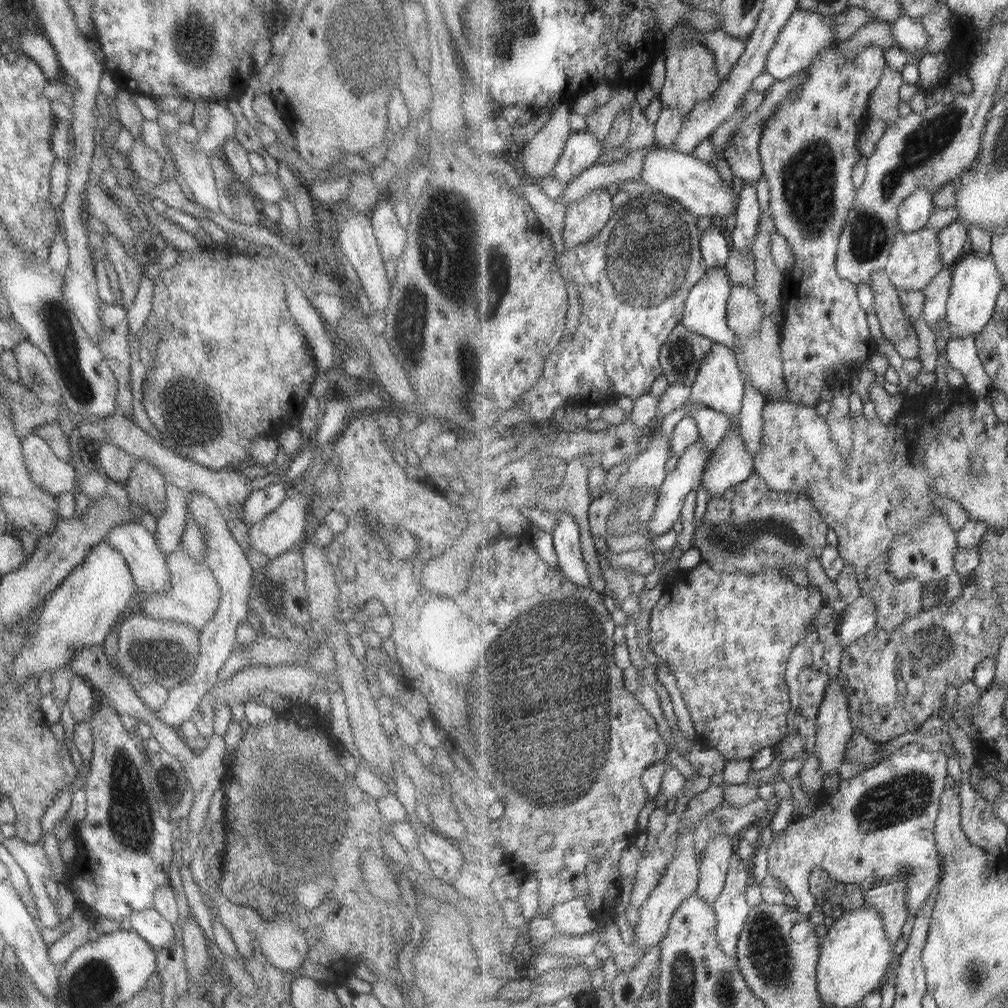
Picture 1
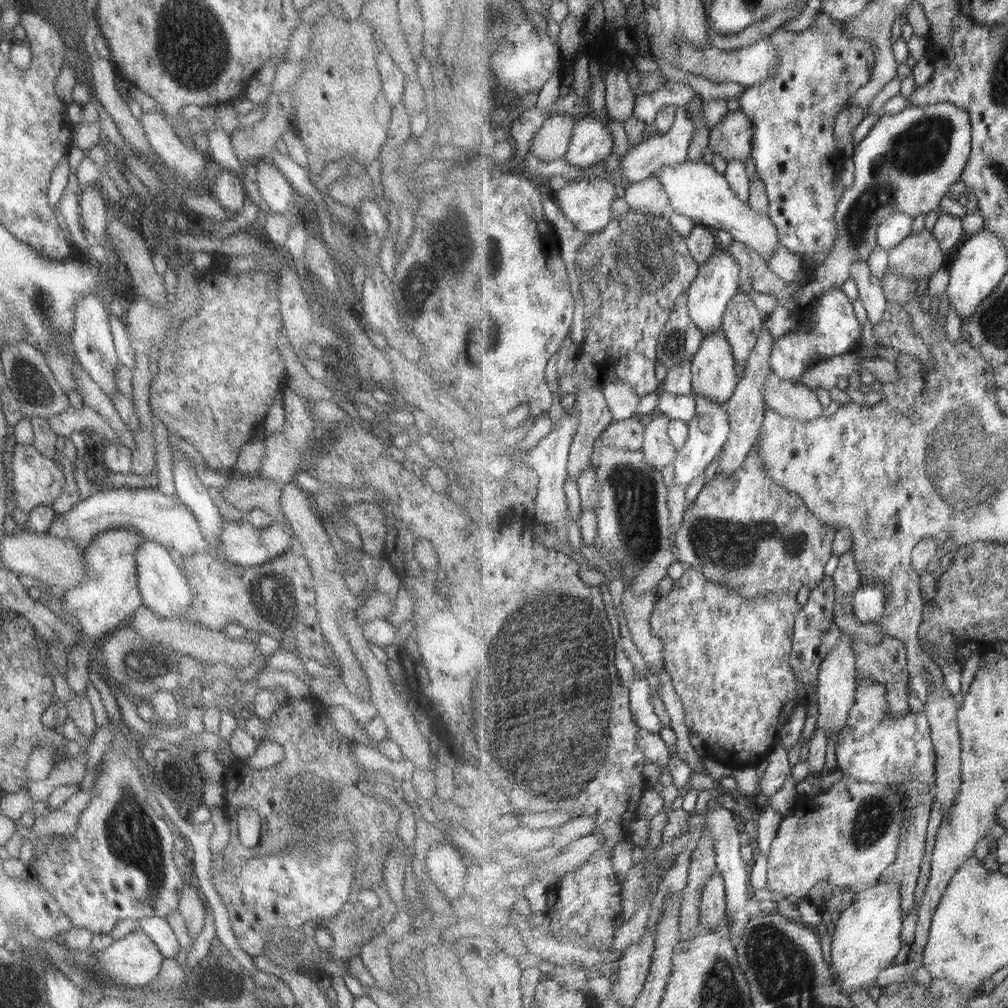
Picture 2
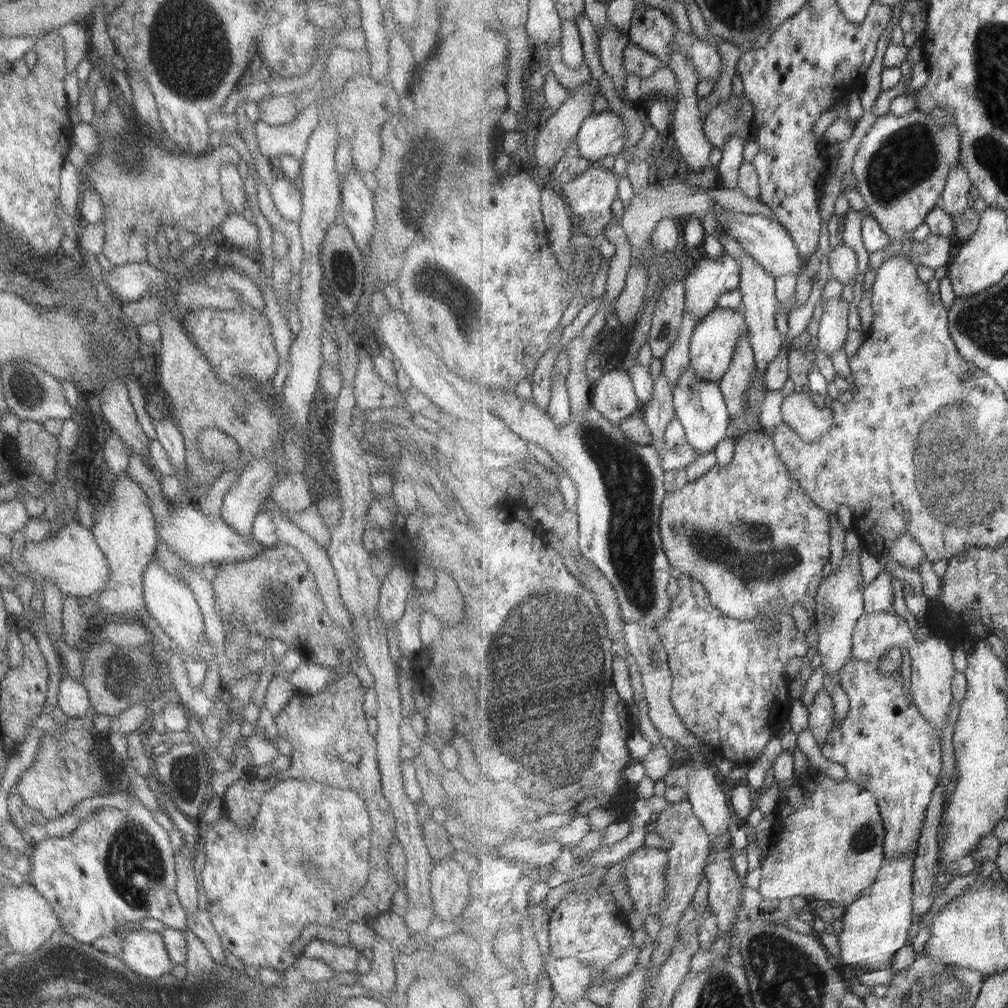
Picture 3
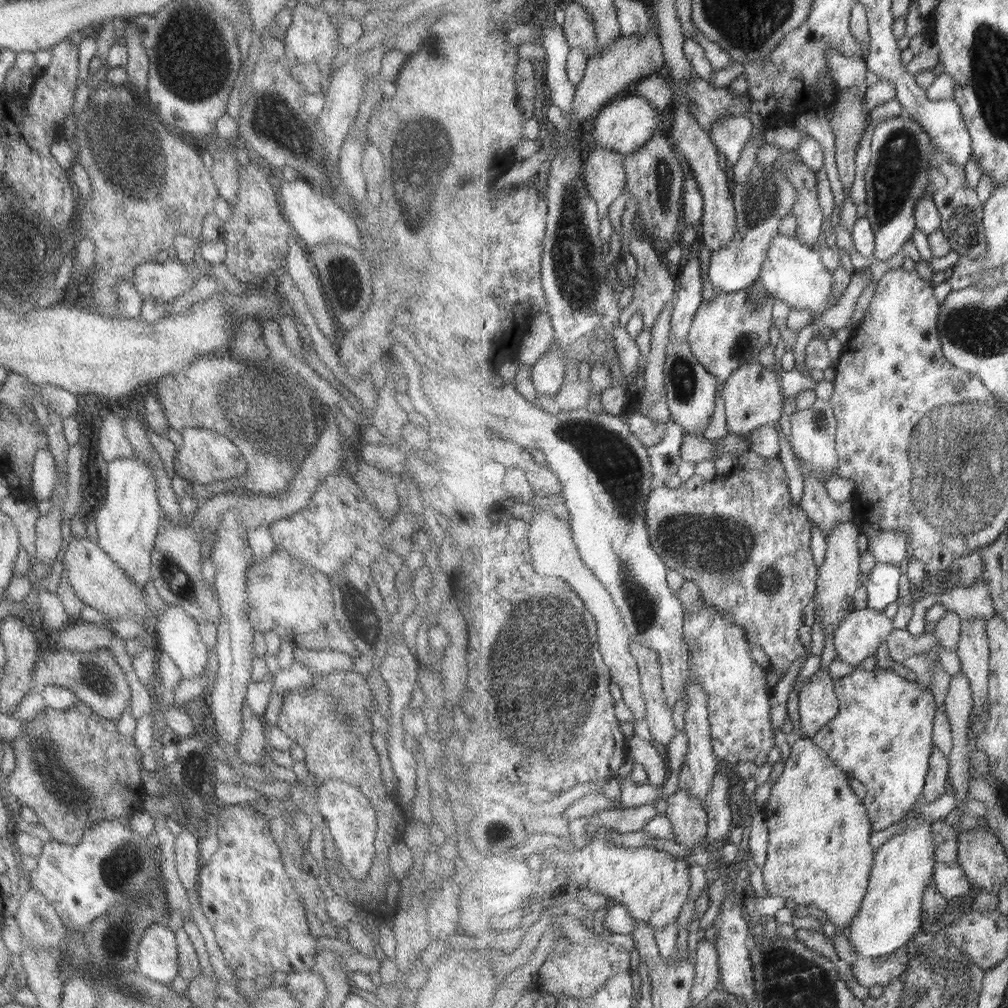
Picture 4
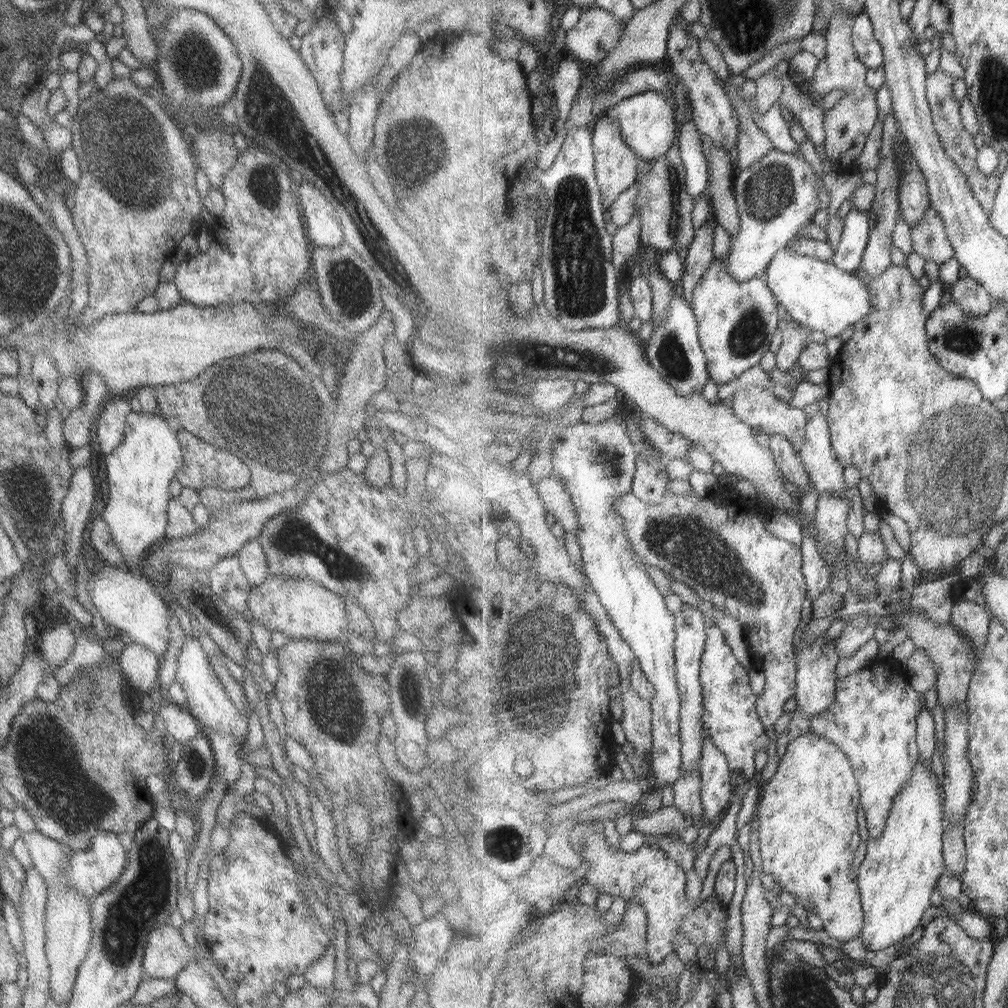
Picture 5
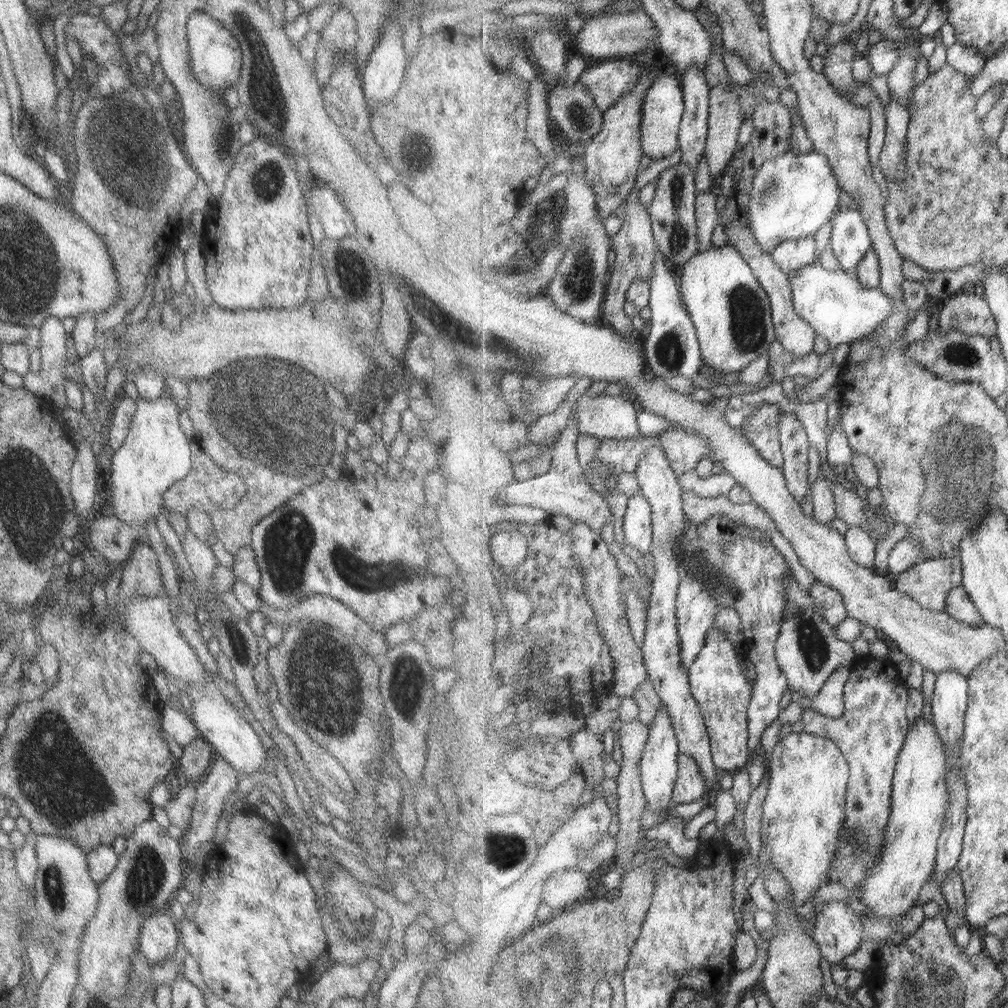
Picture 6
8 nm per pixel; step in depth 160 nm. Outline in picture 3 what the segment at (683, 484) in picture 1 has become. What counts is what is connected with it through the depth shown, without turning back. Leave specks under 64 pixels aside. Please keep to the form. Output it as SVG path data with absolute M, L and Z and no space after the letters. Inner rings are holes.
M691 364L682 372L673 388L676 418L685 427L688 444L697 452L697 457L713 452L717 442L726 437L730 417L720 383L703 380Z

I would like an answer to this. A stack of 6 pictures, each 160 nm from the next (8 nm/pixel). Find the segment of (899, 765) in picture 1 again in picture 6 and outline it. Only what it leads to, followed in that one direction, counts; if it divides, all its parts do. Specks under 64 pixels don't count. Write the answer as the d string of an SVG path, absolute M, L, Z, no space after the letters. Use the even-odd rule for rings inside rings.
M805 731L800 733L790 732L773 747L772 755L769 758L769 774L770 789L764 804L761 830L762 840L770 846L774 868L781 871L790 882L791 888L794 890L794 900L802 904L809 894L813 894L817 888L821 888L821 886L827 884L830 880L830 866L836 855L839 839L843 839L841 830L843 830L843 822L845 822L845 805L850 779L850 764L842 753L842 750L832 740L815 736ZM833 900L823 903L812 934L829 964L841 965L847 956L859 950L866 932L862 920L863 916L855 913L845 902Z

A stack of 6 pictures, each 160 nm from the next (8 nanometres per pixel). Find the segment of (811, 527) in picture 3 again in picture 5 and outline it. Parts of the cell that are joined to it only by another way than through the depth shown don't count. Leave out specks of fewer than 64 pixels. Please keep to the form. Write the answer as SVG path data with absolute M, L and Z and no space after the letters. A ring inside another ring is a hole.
M693 491L691 495L685 496L668 492L660 502L645 502L631 492L624 494L614 504L614 510L624 518L624 530L633 551L641 557L641 561L669 573L676 581L693 589L703 604L715 604L744 626L745 636L747 640L751 640L753 650L762 662L766 685L763 694L758 697L758 713L763 726L768 729L775 726L775 722L785 713L785 704L796 694L798 668L793 649L796 641L793 638L803 625L801 608L807 600L807 580L801 574L803 560L800 548L774 538L765 530L771 511L767 510L763 514L759 507L761 502L756 497L743 498L744 501L739 502L741 497L737 494L733 496L733 500L737 500L737 504L727 502L725 506Z

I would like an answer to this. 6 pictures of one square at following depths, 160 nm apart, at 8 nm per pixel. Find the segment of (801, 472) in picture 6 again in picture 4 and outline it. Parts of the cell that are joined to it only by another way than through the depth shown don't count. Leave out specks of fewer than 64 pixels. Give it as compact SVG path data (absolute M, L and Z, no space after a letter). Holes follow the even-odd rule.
M758 360L744 364L736 370L726 383L720 386L725 399L728 429L736 434L751 432L756 428L772 424L775 426L784 415L782 385L777 373L771 366L766 366Z

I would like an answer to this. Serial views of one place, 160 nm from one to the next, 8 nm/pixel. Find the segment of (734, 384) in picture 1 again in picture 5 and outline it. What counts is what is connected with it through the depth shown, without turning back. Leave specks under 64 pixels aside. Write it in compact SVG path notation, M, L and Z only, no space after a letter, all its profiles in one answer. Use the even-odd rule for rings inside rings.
M717 257L704 272L699 284L694 288L691 306L699 321L700 341L706 352L710 378L717 384L727 384L739 378L749 368L757 366L761 358L769 352L773 336L780 330L778 298L763 277L751 277L751 280L738 281L726 267L725 258Z

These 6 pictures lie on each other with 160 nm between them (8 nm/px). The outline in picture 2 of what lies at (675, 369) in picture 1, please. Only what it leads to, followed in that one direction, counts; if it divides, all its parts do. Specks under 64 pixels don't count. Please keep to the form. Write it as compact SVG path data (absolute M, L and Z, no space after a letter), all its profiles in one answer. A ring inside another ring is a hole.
M682 294L677 299L674 311L659 337L658 360L669 369L693 360L705 342L706 334L690 317L687 295Z

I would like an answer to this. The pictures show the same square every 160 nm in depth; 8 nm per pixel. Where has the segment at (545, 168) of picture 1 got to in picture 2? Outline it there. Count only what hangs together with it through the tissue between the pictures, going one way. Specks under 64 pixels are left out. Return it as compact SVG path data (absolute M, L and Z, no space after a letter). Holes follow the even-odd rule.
M572 111L549 117L544 127L535 134L531 154L541 161L559 160L565 157L573 141L577 120L579 119Z

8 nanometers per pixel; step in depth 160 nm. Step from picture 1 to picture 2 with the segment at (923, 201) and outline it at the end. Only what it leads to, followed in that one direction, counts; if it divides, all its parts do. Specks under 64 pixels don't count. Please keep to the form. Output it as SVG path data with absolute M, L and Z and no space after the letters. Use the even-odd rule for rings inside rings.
M899 209L889 214L887 218L883 218L879 223L879 228L877 228L876 245L887 251L903 242L911 236L909 234L911 234L914 218L911 215L901 213Z

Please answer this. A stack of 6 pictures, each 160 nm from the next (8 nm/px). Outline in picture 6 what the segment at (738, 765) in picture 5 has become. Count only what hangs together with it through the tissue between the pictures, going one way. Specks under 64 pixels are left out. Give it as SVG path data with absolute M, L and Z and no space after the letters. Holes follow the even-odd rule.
M711 628L706 636L706 646L688 670L691 693L703 709L705 724L711 737L711 754L721 773L735 768L743 769L749 765L752 758L747 746L747 708L753 696L754 686L745 678L743 668L739 666L737 652L736 644L723 629Z

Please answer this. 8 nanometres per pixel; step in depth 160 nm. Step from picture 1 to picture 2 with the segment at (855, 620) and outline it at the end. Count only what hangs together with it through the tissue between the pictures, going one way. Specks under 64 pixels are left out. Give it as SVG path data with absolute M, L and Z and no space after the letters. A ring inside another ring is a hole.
M875 584L863 585L854 593L854 614L865 624L875 624L885 615L886 594Z

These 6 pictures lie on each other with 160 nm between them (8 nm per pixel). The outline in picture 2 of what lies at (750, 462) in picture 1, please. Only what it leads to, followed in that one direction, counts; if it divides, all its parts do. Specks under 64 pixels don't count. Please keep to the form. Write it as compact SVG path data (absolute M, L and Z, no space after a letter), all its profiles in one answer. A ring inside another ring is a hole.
M765 322L758 339L755 349L746 360L744 377L737 383L734 395L725 404L730 414L731 434L729 435L728 442L725 443L722 454L719 456L718 474L729 476L741 468L751 449L758 442L760 430L764 423L765 413L768 409L765 400L764 384L766 384L769 375L773 371L770 360L777 339L773 336L771 329L765 326Z

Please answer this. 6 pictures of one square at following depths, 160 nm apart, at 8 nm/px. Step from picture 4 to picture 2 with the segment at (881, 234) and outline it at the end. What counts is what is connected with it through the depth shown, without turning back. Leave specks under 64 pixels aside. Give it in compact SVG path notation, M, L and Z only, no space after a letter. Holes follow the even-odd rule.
M943 103L925 107L909 106L901 114L883 115L881 120L874 121L869 136L861 144L854 146L853 157L850 161L855 167L855 182L851 188L846 189L837 205L836 220L839 237L831 254L826 257L810 279L803 278L797 282L787 283L769 268L766 258L742 242L733 240L727 250L741 265L741 291L752 290L771 294L785 308L797 312L797 310L810 310L821 294L826 291L841 290L843 283L850 282L851 265L857 261L867 262L869 254L875 250L875 232L883 218L887 218L897 209L913 217L940 211L943 198L948 196L949 188L957 180L961 180L962 172L972 153L973 125L971 125L970 114L952 103Z

